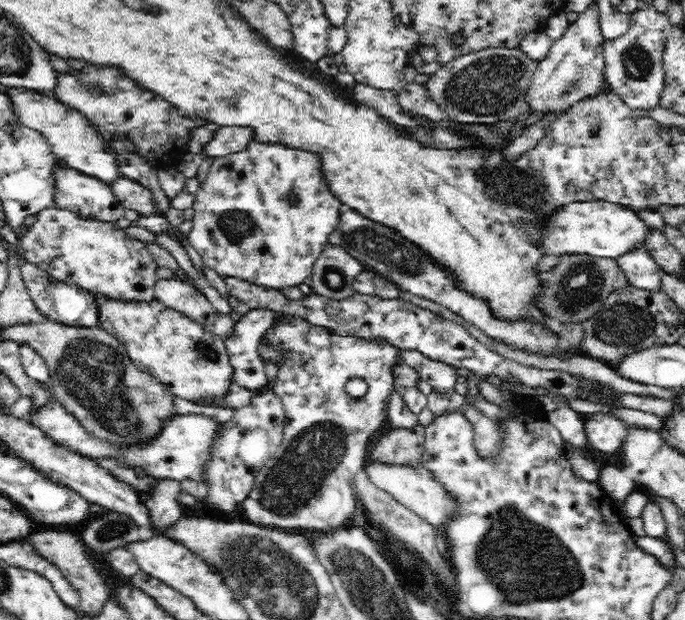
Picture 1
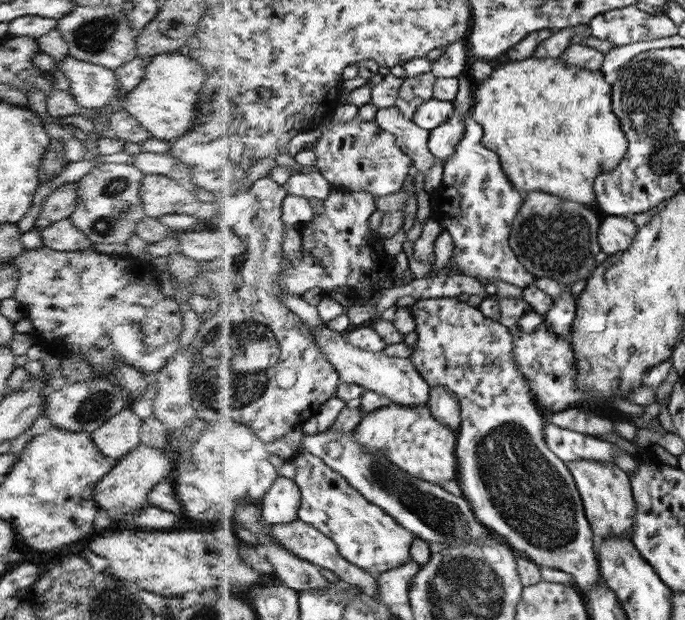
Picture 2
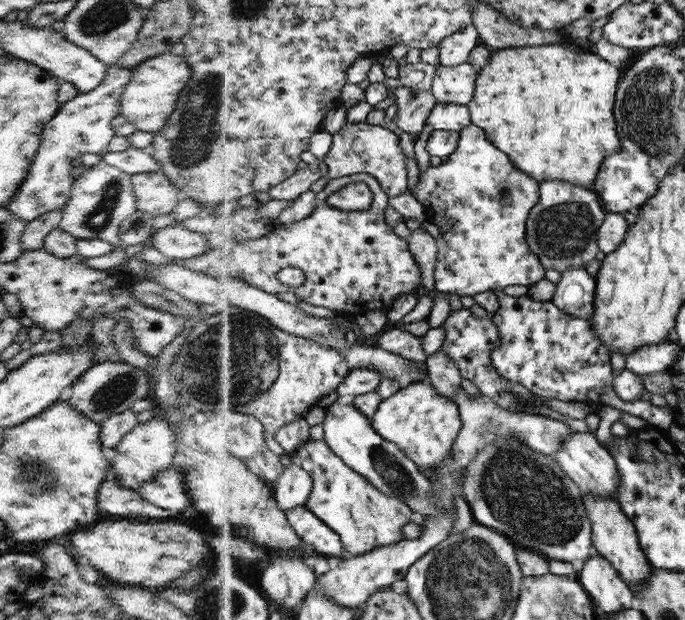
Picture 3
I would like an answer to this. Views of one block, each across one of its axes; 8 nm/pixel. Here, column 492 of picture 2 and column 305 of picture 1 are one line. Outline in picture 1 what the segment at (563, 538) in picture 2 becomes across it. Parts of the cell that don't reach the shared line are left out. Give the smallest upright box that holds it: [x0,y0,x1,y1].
[242,315,404,532]

